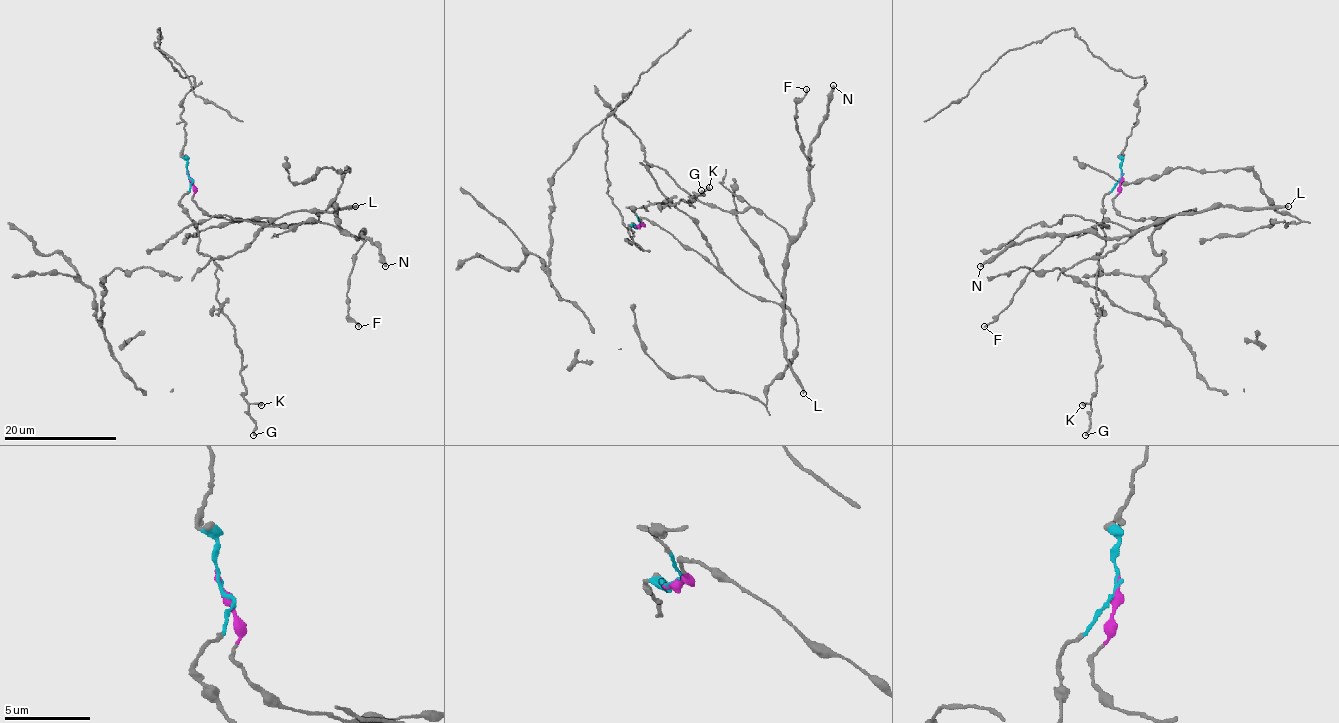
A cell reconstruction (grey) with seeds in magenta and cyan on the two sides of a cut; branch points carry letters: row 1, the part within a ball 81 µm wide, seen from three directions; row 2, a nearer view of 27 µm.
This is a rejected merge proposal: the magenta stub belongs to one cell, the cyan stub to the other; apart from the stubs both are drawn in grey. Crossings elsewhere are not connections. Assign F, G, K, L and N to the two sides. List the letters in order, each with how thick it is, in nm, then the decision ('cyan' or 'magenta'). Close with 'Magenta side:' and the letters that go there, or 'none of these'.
F: 200 nm thick; magenta
G: 240 nm thick; cyan
K: 300 nm thick; cyan
L: 300 nm thick; magenta
N: 320 nm thick; magenta
Magenta side: F, L, N

